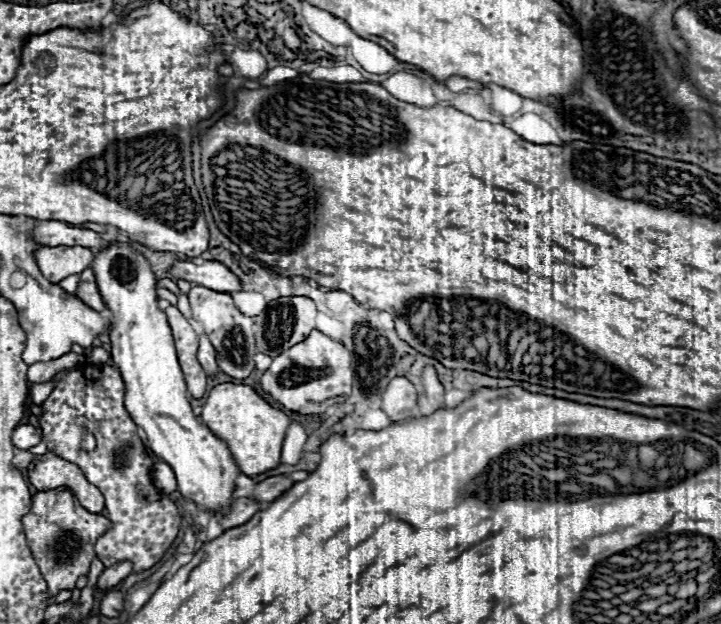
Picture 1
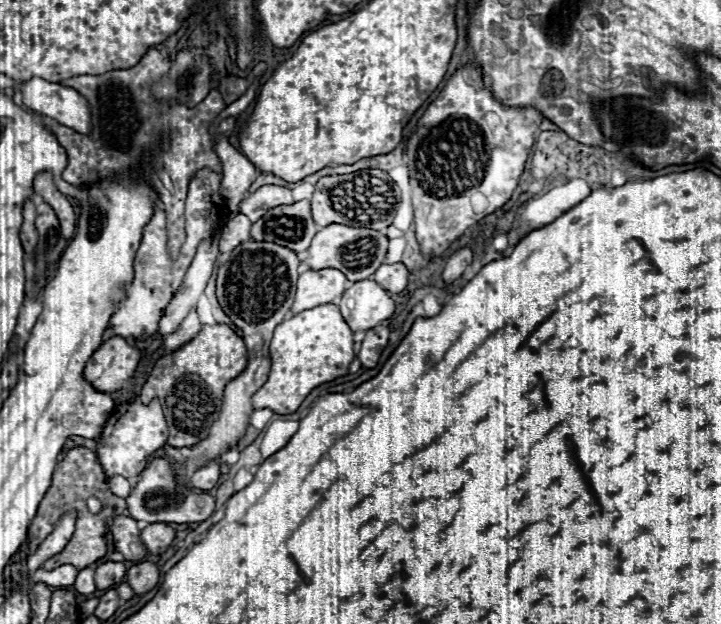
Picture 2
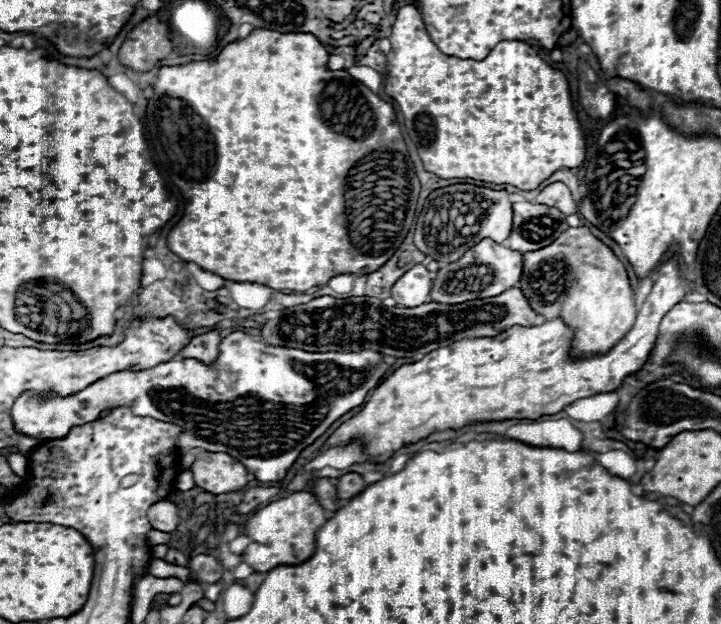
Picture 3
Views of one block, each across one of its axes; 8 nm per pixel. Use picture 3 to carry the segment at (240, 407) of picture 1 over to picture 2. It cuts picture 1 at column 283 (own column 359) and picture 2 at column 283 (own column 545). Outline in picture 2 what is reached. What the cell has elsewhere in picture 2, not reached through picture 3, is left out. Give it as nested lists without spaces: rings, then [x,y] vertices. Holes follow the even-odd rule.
[[[322,304],[312,310],[304,310],[290,320],[290,330],[286,332],[286,322],[282,322],[274,330],[274,338],[270,344],[270,372],[266,384],[252,396],[254,408],[270,408],[274,414],[294,414],[296,408],[304,402],[304,398],[320,384],[336,380],[344,374],[348,374],[348,366],[354,360],[354,348],[352,348],[352,330],[340,318],[340,310],[334,304]]]

